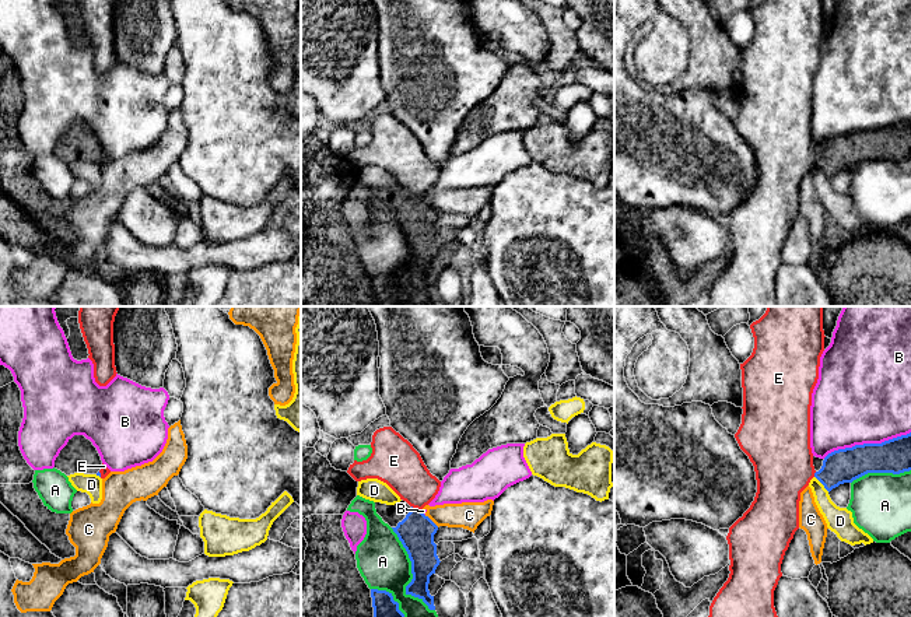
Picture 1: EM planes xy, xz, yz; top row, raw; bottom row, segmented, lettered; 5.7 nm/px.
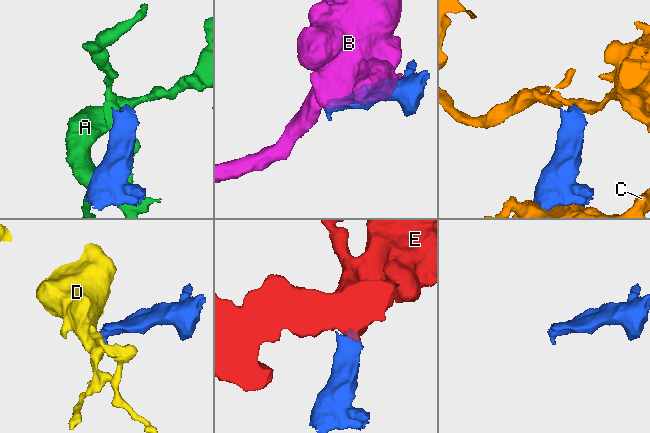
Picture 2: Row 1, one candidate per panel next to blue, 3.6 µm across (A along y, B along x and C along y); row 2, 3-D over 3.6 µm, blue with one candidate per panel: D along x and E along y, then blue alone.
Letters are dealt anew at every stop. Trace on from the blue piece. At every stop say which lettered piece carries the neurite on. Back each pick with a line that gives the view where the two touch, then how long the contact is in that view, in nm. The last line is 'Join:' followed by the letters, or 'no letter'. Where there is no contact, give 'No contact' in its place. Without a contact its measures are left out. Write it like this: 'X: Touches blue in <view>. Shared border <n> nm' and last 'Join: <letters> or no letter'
Join: no letter

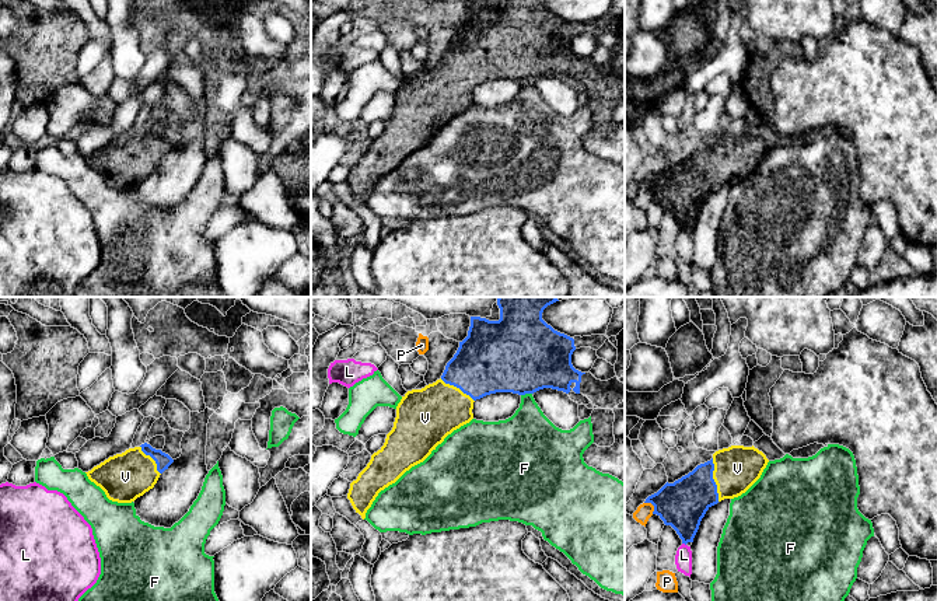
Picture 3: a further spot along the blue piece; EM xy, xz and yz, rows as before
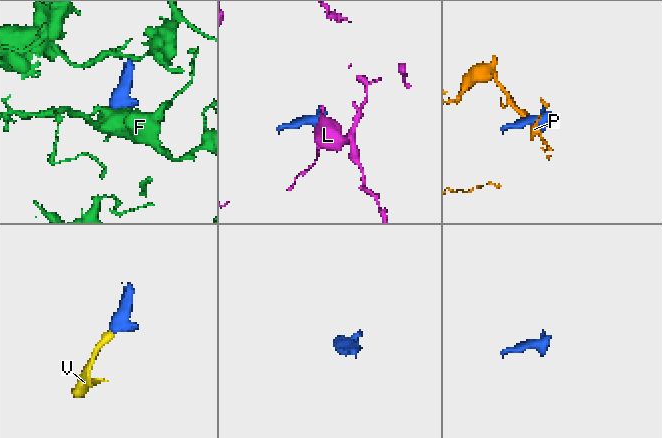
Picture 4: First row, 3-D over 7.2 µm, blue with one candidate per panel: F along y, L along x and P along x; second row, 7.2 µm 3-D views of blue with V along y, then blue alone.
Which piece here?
V: Touches blue in yz. Shared border 260 nm
Join: V

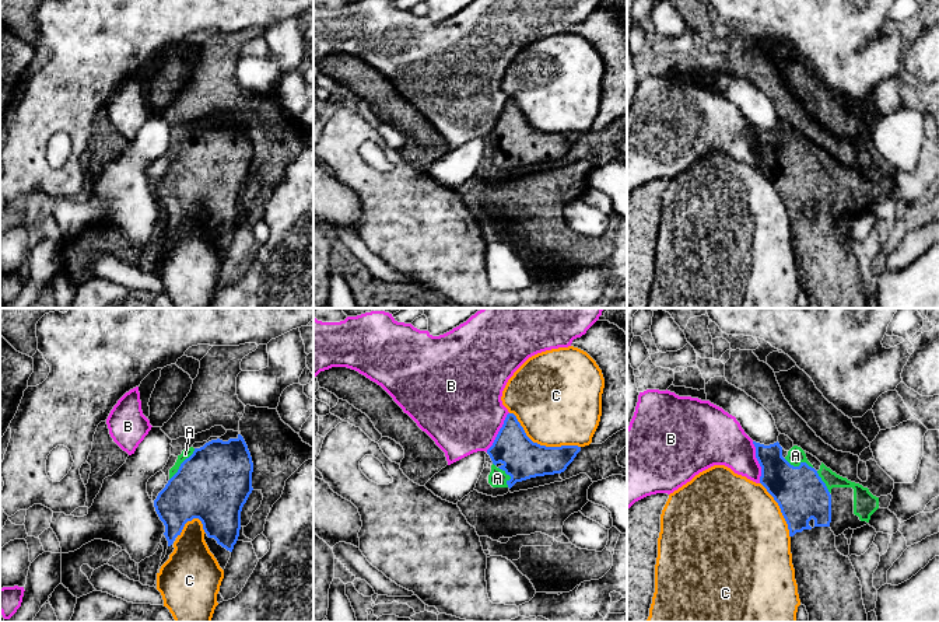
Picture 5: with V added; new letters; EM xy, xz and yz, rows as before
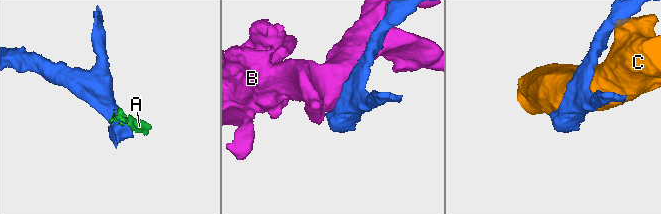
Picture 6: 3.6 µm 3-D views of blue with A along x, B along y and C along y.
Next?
A: Touches blue in xy. Shared border 240 nm
Join: A

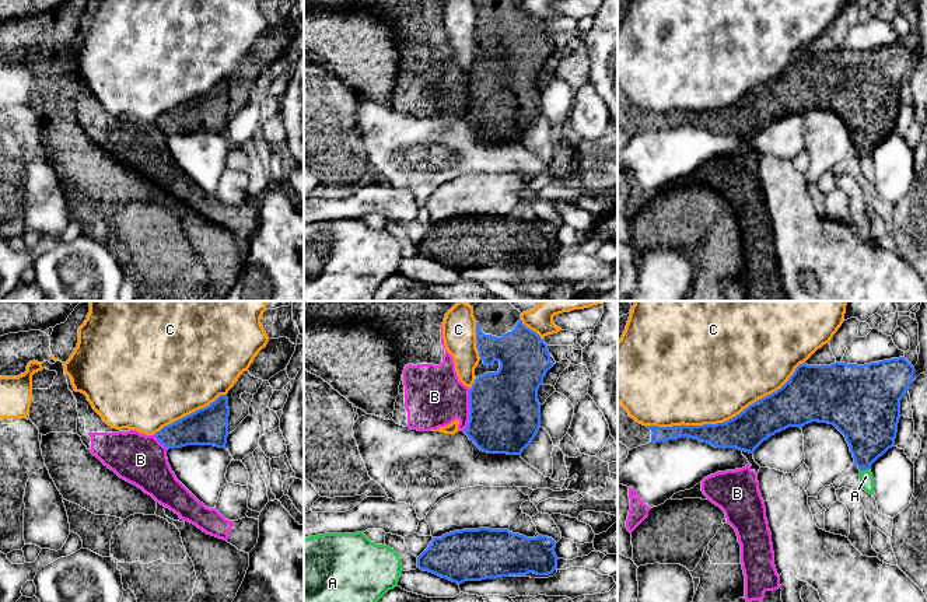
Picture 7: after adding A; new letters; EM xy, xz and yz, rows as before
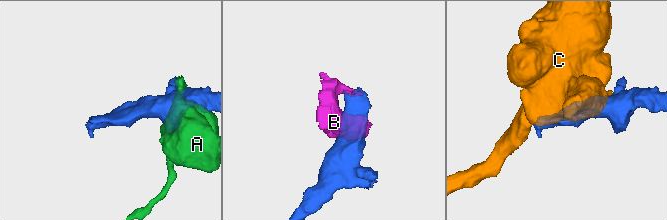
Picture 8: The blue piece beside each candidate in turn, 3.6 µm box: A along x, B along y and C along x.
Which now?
Join: no letter

